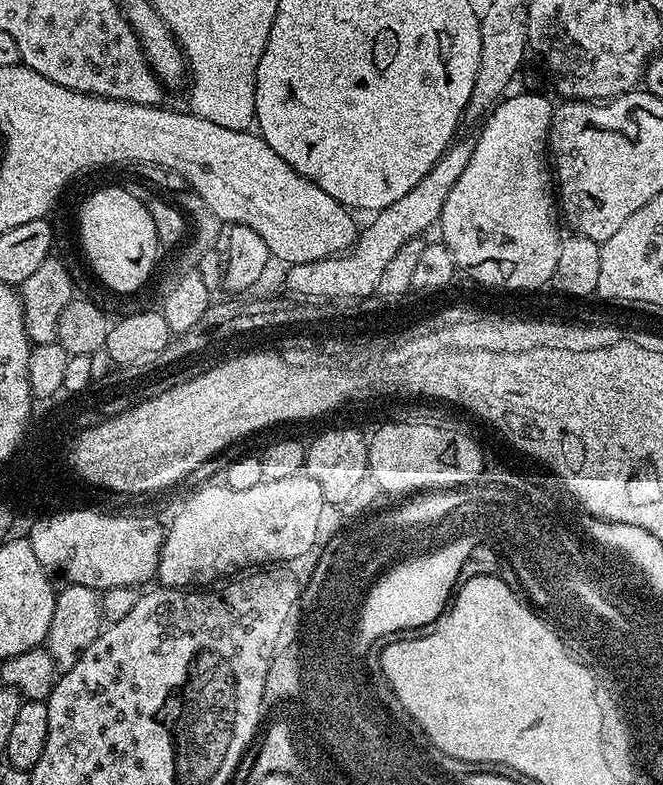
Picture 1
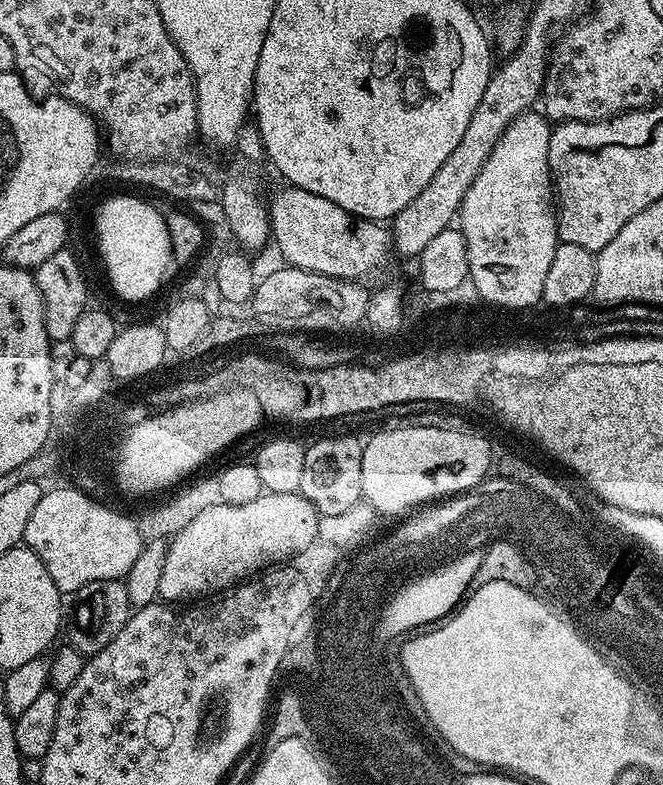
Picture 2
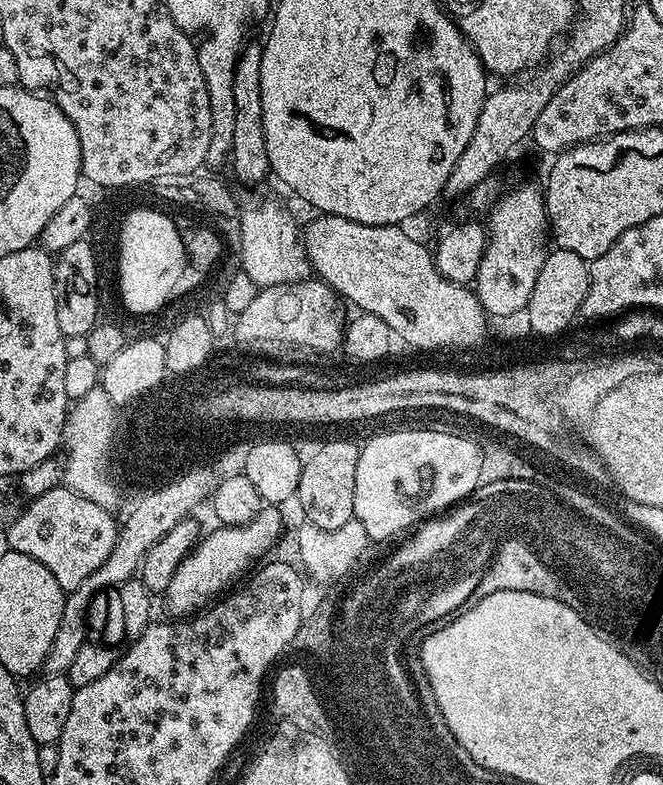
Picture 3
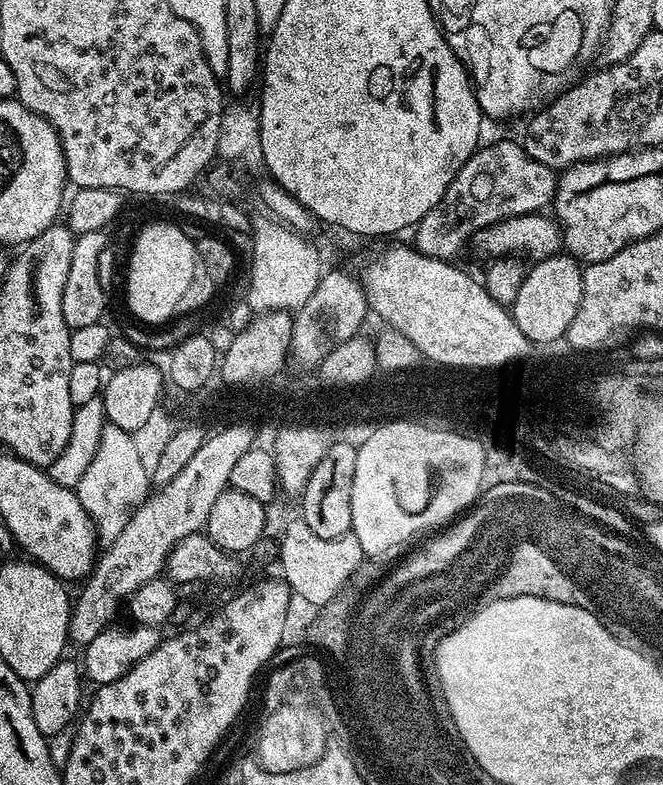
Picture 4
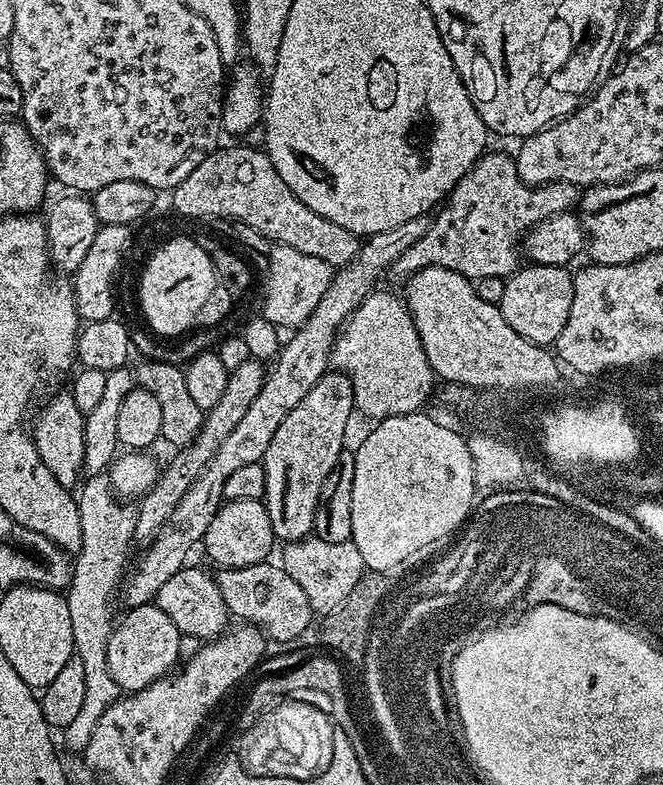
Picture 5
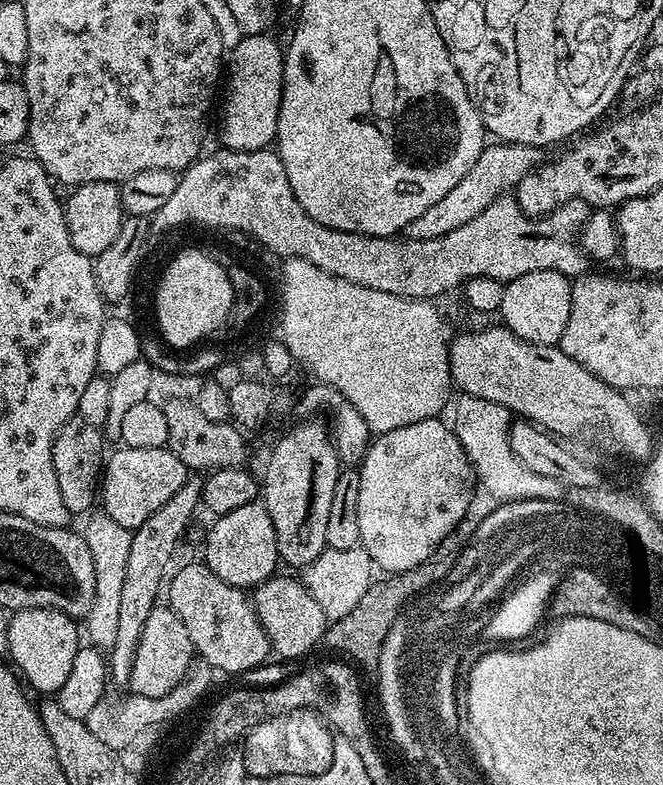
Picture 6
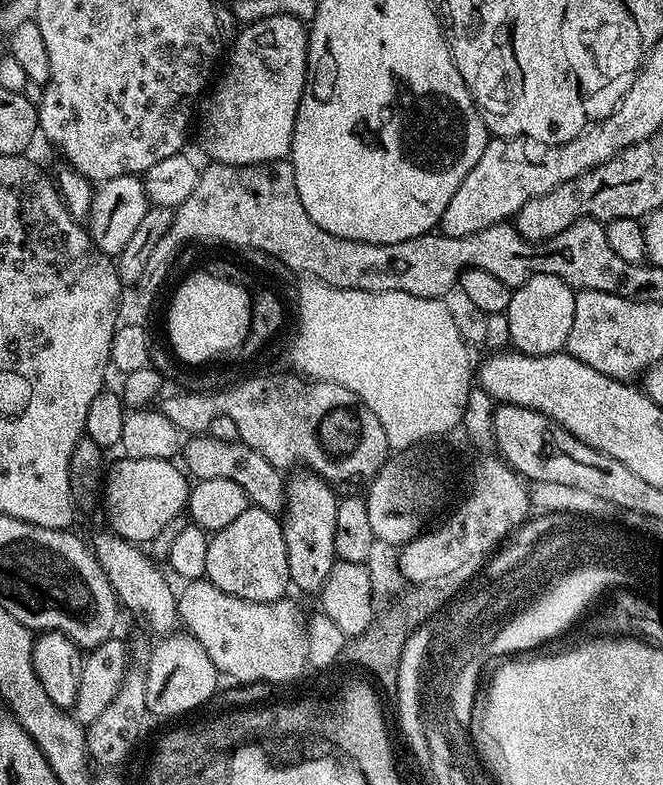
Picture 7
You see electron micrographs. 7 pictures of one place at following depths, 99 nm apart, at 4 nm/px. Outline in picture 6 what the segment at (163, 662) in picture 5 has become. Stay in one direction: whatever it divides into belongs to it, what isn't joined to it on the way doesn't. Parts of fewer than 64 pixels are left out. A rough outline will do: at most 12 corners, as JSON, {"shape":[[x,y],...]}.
{"shape":[[152,608],[134,654],[131,691],[162,698],[193,655],[182,618]]}

